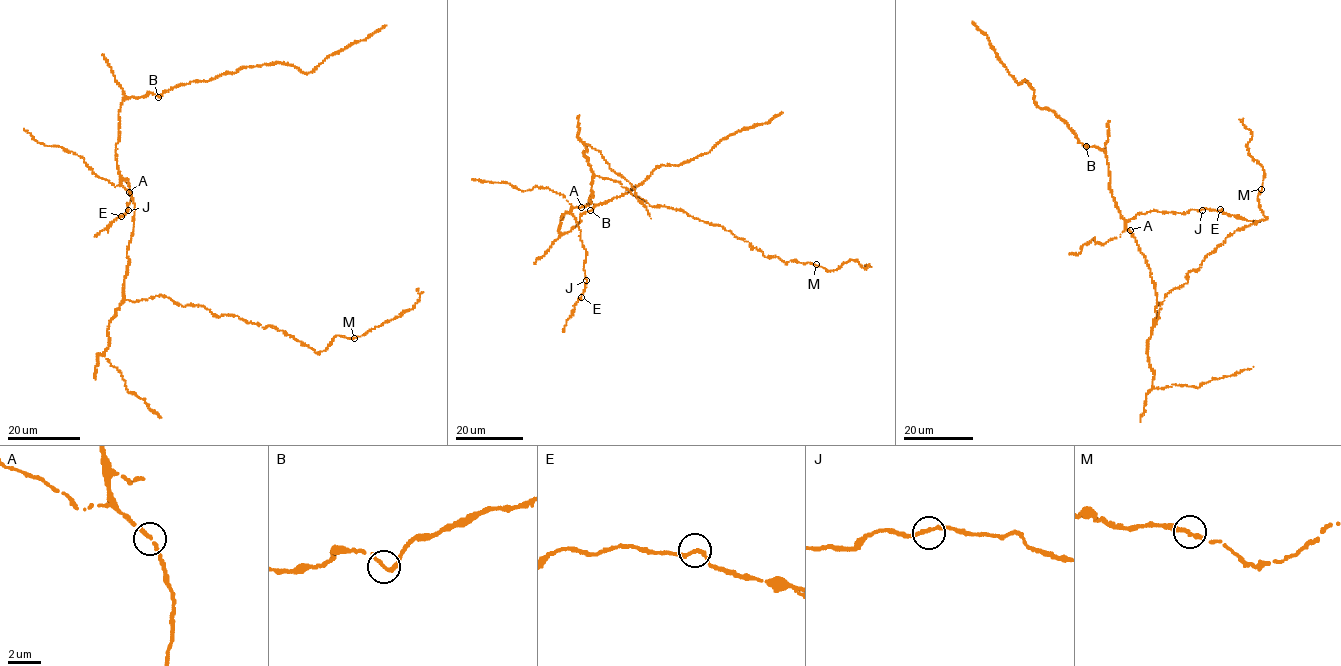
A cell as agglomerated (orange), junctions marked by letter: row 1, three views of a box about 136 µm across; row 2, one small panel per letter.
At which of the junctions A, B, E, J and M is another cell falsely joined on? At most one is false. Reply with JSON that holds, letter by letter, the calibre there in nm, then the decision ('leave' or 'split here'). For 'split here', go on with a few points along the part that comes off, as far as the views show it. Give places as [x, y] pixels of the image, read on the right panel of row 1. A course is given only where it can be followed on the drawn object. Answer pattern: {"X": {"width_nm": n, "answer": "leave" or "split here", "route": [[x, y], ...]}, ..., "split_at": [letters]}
{"A": {"width_nm": 240, "answer": "leave"}, "B": {"width_nm": 240, "answer": "leave"}, "E": {"width_nm": 240, "answer": "leave"}, "J": {"width_nm": 240, "answer": "leave"}, "M": {"width_nm": 240, "answer": "leave"}, "split_at": []}

